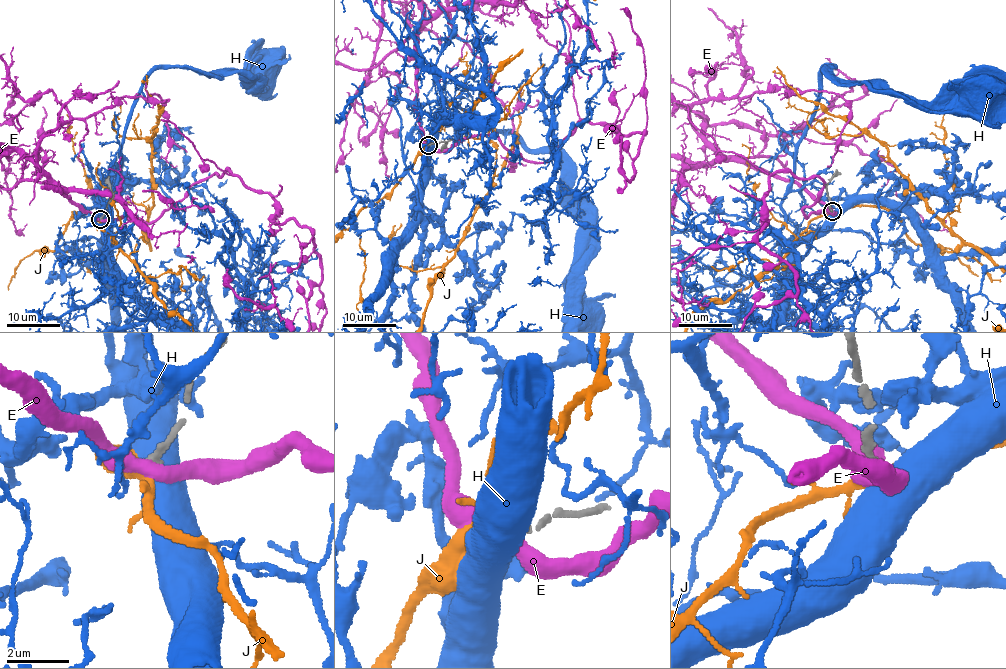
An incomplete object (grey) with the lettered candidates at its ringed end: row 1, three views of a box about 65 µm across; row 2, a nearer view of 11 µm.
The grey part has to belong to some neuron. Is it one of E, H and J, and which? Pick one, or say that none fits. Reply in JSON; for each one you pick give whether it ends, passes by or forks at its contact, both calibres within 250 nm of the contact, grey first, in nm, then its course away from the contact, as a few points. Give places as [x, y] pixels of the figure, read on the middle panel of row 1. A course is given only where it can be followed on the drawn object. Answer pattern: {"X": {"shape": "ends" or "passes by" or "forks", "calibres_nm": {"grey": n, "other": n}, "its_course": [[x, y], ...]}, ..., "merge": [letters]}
{"merge": []}

